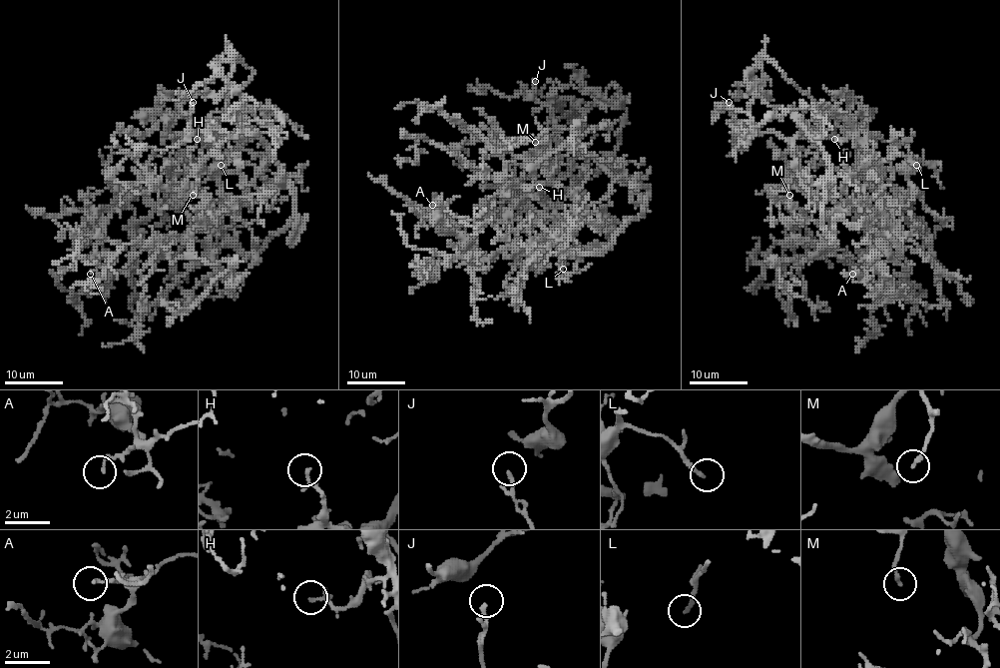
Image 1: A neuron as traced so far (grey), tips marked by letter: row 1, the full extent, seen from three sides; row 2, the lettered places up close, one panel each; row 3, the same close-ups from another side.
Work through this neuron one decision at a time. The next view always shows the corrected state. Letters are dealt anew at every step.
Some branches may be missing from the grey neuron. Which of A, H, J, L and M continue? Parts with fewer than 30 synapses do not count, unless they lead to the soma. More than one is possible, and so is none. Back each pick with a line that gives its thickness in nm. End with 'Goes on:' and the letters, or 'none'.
L: calibre 160 nm
Goes on: L

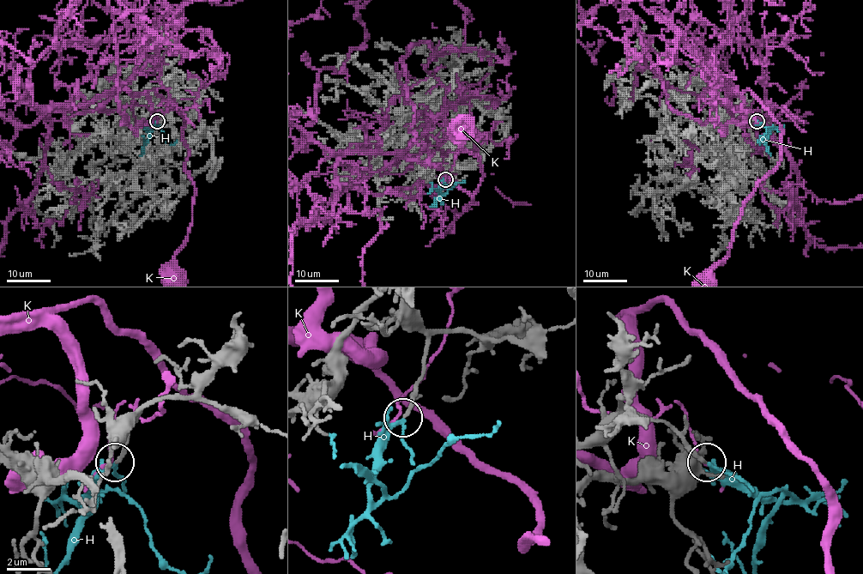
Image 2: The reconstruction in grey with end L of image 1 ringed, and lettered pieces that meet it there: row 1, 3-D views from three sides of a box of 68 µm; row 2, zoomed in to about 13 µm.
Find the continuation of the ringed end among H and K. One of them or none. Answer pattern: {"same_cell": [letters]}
{"same_cell": ["H"]}

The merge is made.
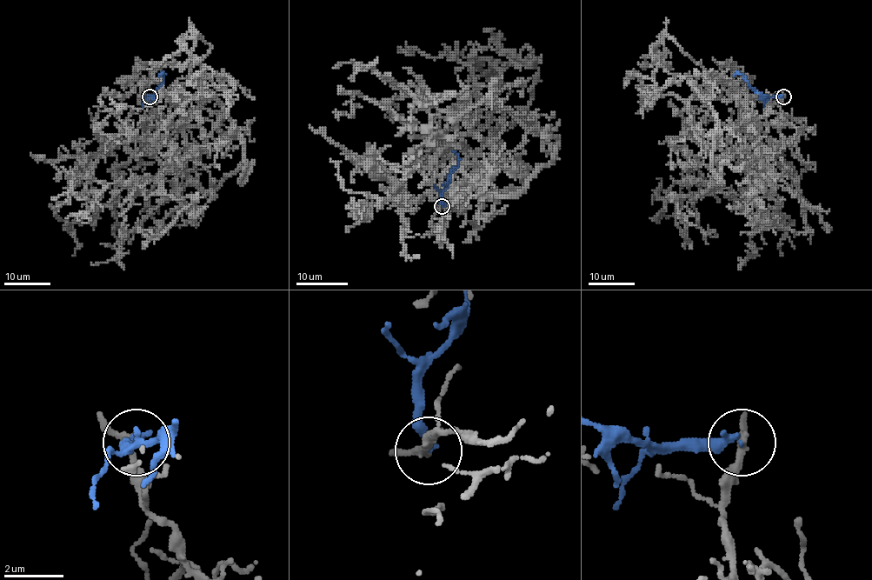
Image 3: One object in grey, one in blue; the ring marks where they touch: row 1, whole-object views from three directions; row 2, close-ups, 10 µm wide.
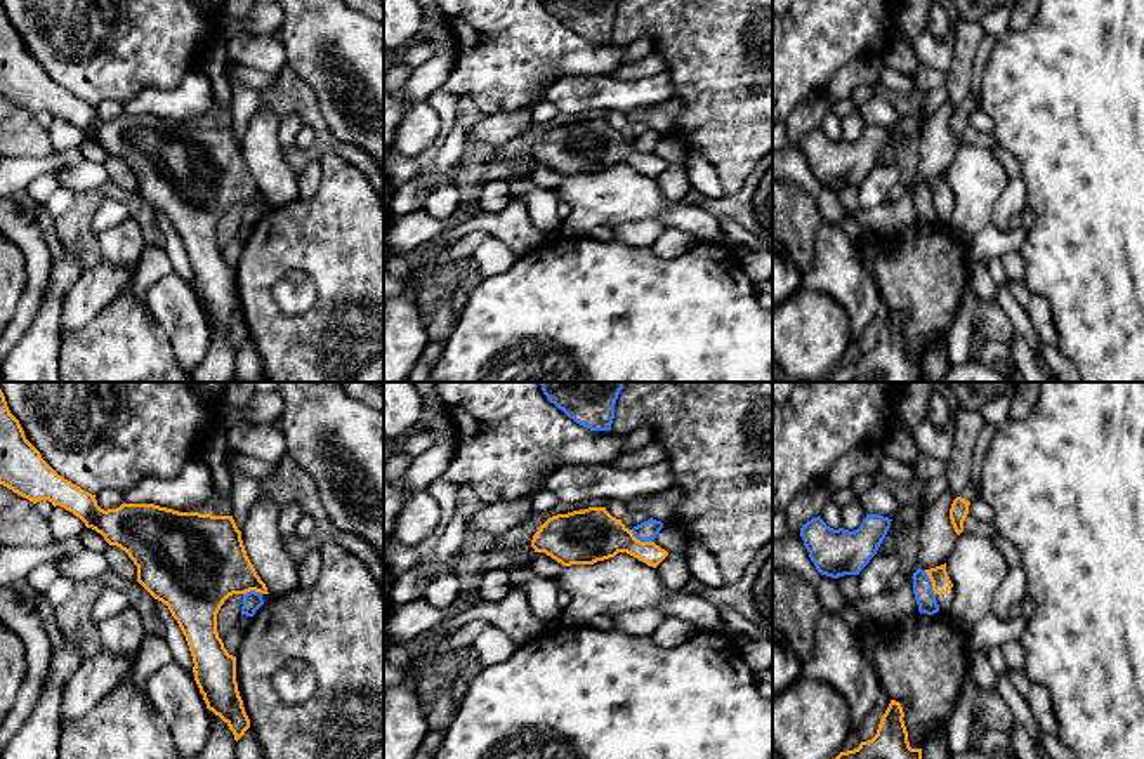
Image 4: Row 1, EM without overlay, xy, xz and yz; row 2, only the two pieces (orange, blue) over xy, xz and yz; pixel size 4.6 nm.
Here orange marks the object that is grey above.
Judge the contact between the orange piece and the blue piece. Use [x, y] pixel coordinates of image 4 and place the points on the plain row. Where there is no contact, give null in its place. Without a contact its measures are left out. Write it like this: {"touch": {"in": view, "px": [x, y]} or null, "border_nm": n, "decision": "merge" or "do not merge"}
{"touch": {"in": "xz", "px": [639, 151]}, "border_nm": 130, "decision": "do not merge"}

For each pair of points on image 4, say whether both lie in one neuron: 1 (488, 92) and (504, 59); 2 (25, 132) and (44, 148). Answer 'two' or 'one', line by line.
1: one
2: one

